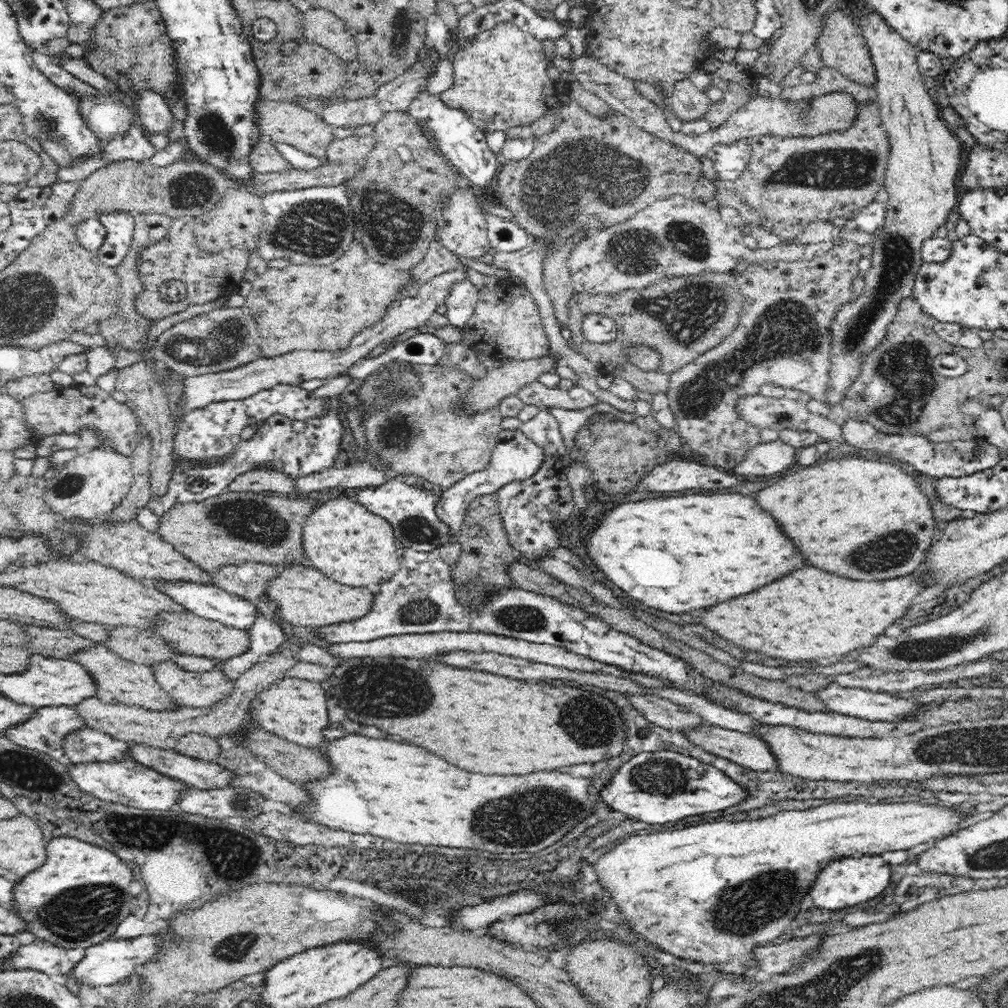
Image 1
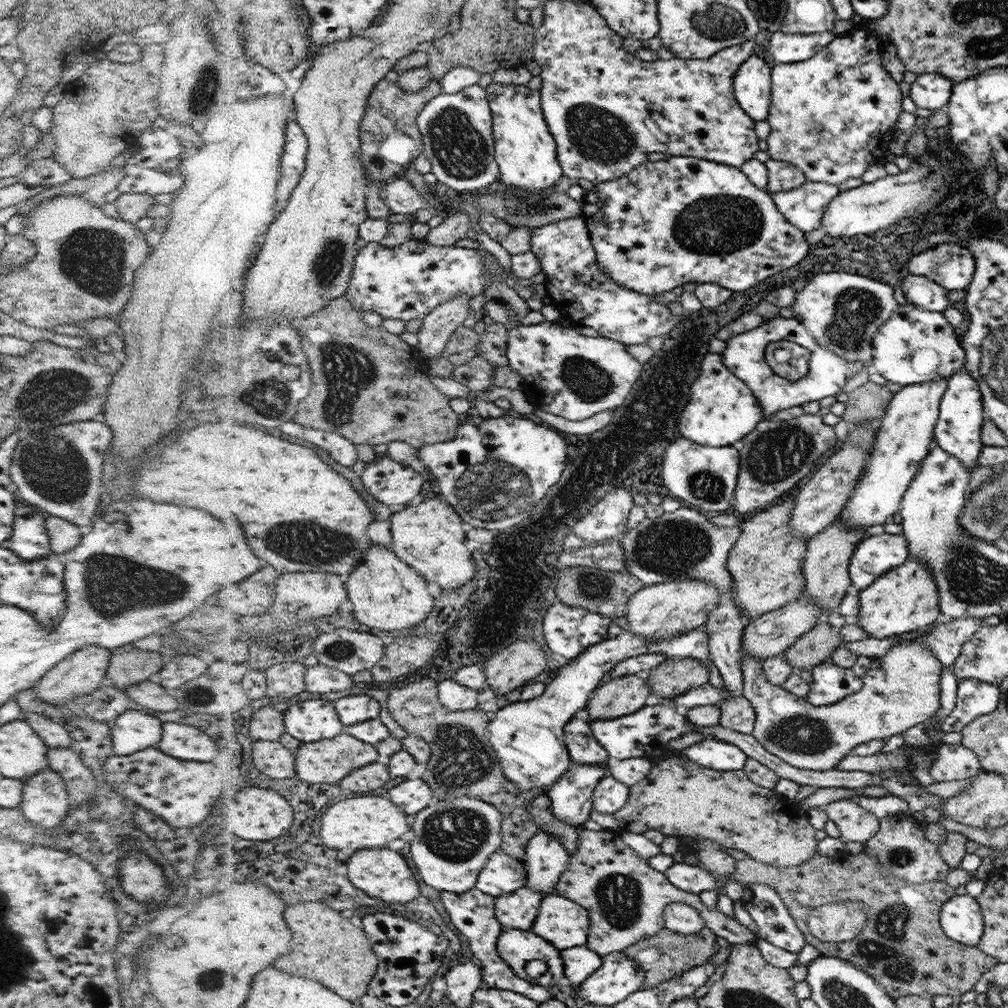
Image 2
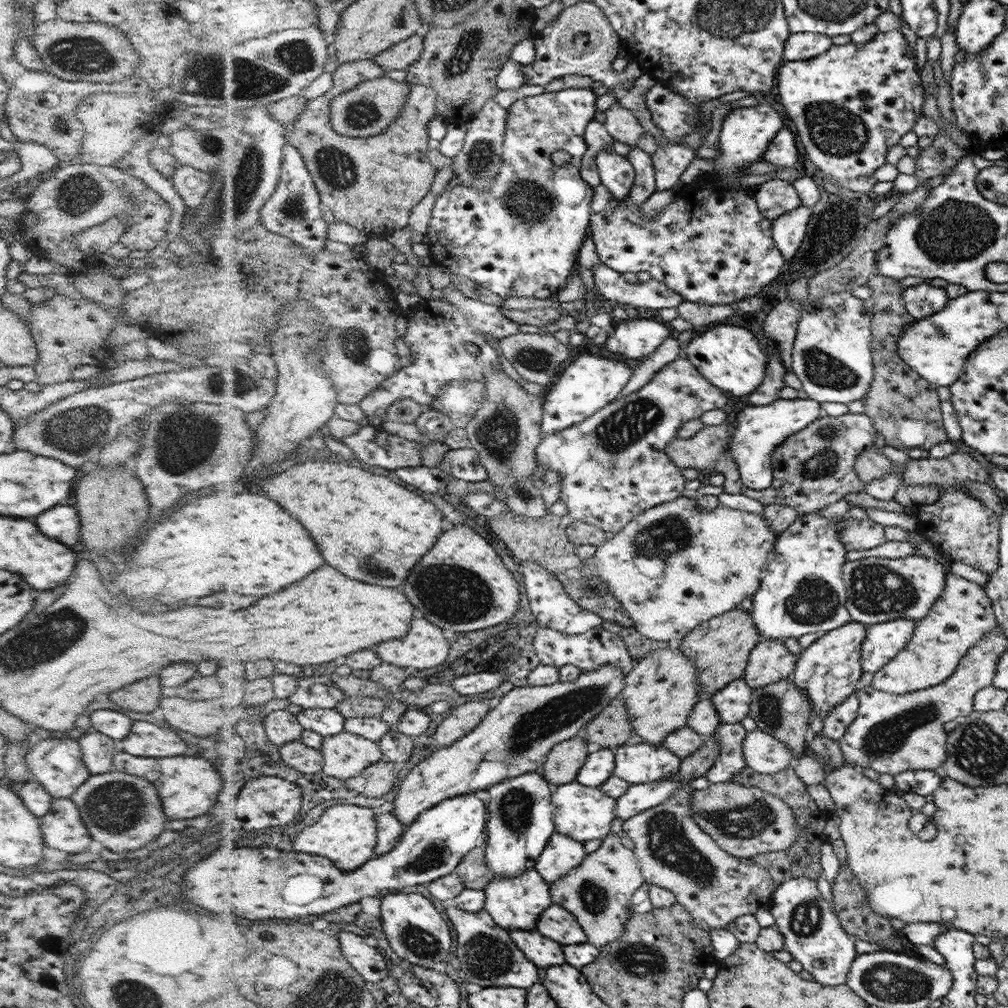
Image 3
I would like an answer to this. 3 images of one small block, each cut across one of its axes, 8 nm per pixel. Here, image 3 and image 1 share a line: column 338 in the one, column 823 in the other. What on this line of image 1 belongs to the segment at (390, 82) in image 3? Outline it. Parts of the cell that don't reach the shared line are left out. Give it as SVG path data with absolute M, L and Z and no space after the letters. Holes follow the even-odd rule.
M830 94L820 96L812 102L812 114L805 116L802 105L788 103L785 97L779 99L765 99L757 97L751 99L744 106L739 107L721 126L712 127L702 136L685 137L684 147L696 157L705 157L710 147L717 143L730 145L738 140L752 139L757 135L818 135L826 131L844 131L852 122L857 110L857 104L850 96L844 94Z

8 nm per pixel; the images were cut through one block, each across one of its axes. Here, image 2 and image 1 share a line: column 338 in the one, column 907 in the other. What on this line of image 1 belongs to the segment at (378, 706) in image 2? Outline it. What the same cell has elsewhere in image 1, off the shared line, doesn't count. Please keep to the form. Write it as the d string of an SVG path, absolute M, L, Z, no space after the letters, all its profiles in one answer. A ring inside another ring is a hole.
M835 681L814 694L826 710L864 719L896 719L917 703L895 695L846 688Z

